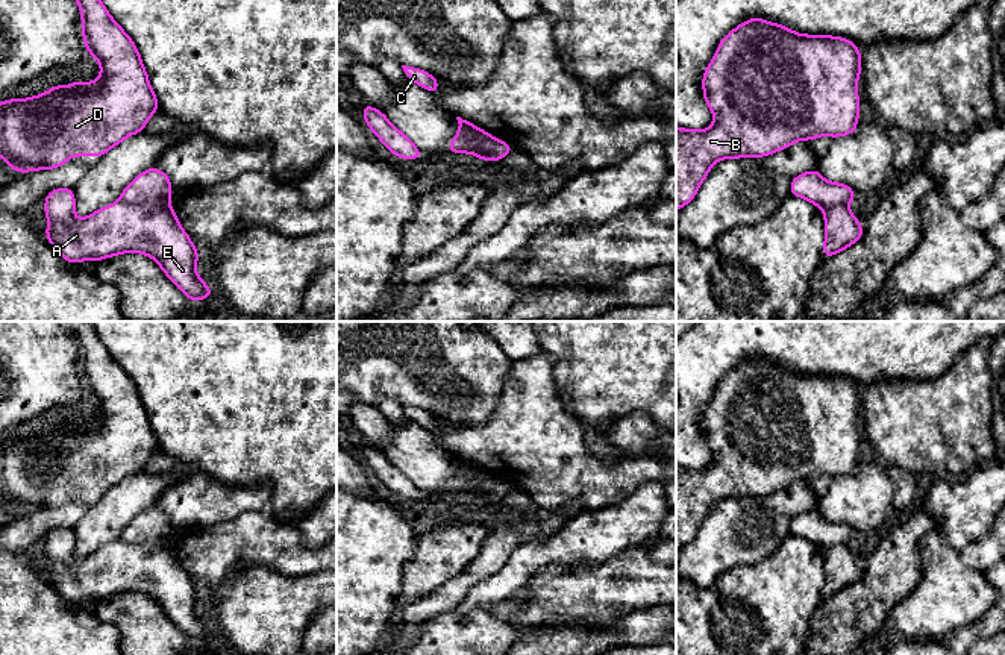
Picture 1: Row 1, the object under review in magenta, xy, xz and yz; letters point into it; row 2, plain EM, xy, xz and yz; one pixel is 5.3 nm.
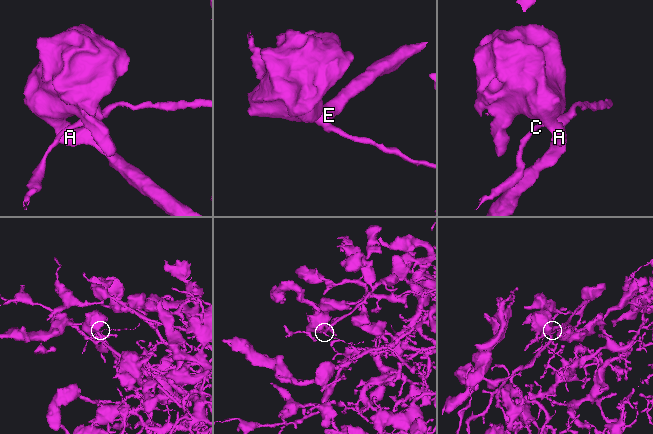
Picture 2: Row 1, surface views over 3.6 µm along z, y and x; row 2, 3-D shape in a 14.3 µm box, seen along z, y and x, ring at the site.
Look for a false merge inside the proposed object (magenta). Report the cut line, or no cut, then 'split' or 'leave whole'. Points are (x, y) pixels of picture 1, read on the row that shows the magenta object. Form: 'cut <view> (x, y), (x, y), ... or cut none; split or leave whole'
cut xy (167, 199), (146, 203), (123, 203), (118, 200); split

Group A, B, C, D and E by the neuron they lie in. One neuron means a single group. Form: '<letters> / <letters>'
A B D E / C

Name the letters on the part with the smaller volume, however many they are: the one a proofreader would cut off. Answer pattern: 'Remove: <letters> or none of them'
Remove: C

